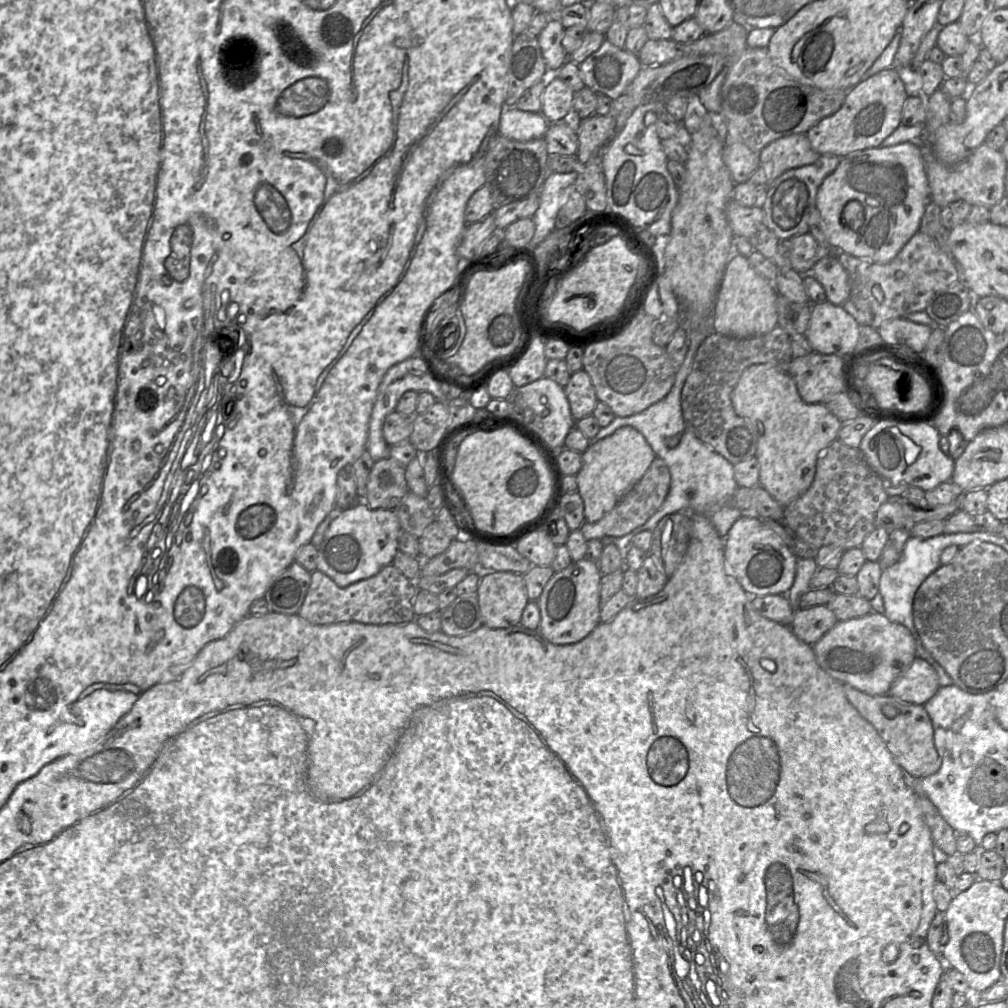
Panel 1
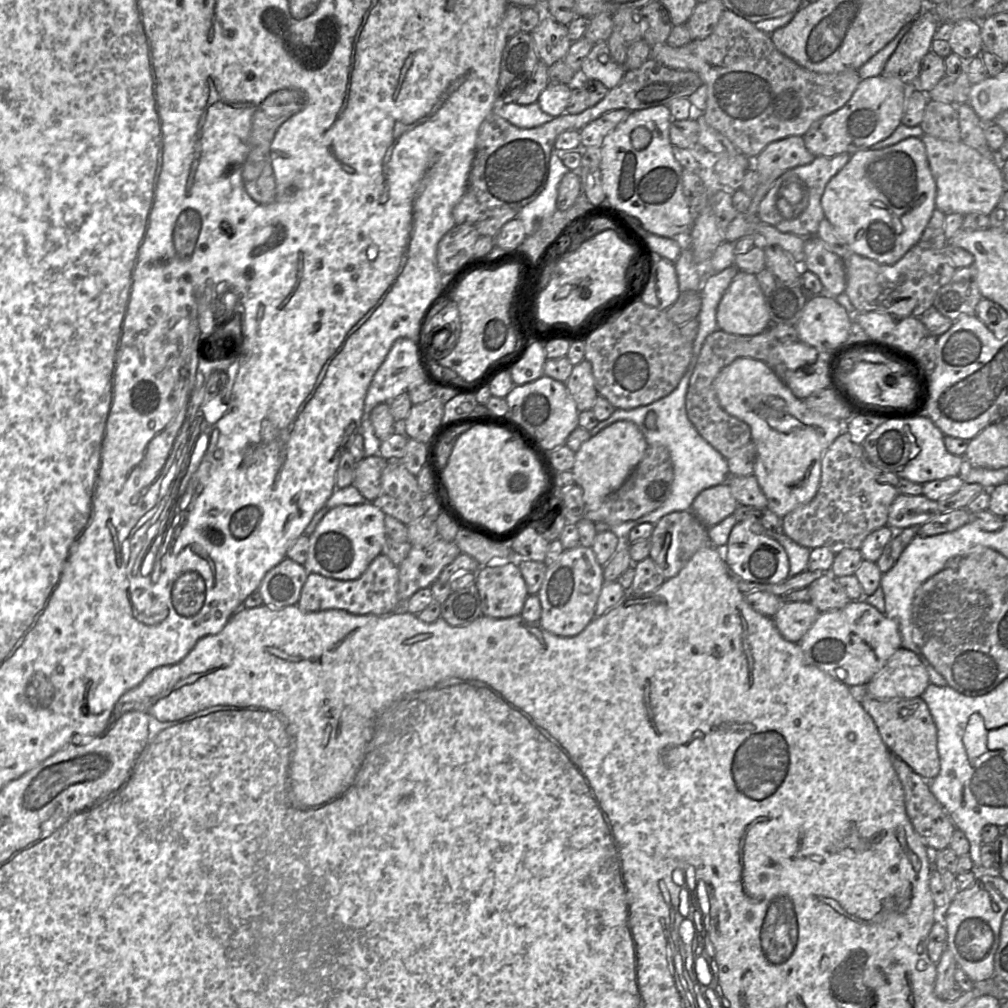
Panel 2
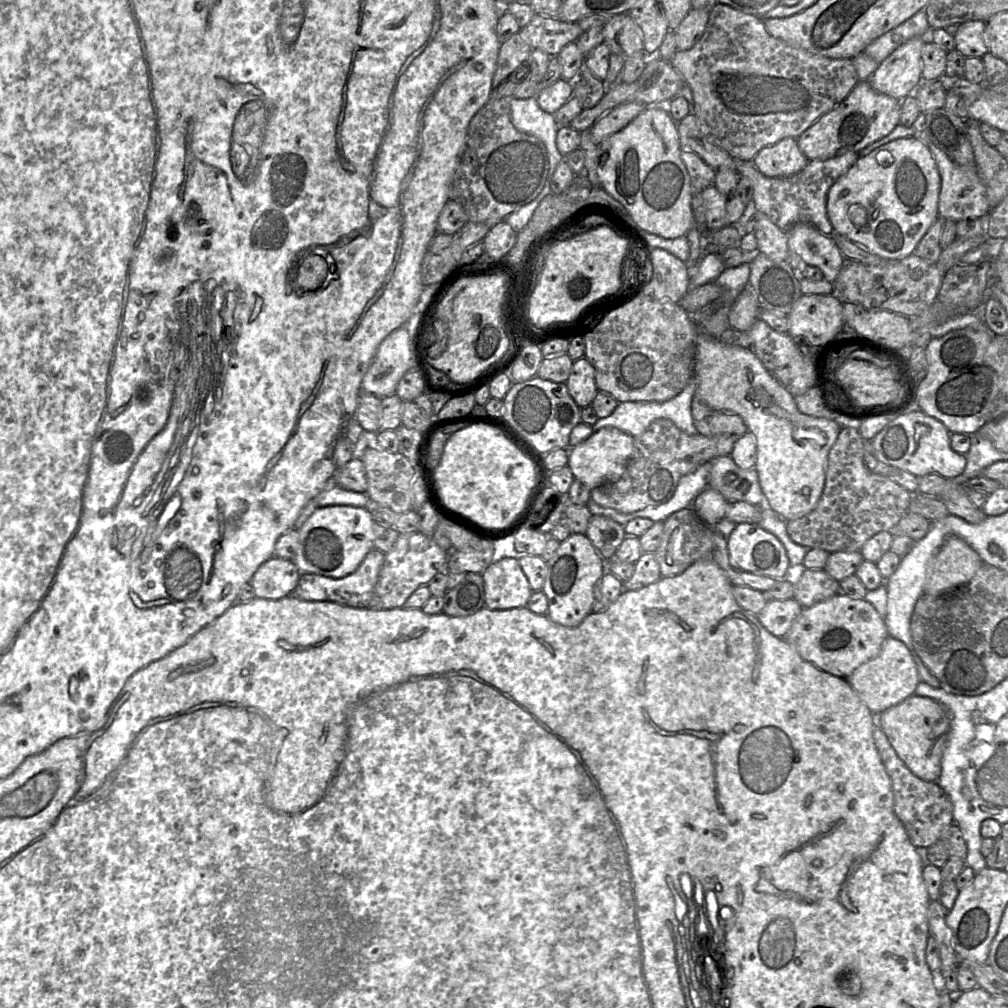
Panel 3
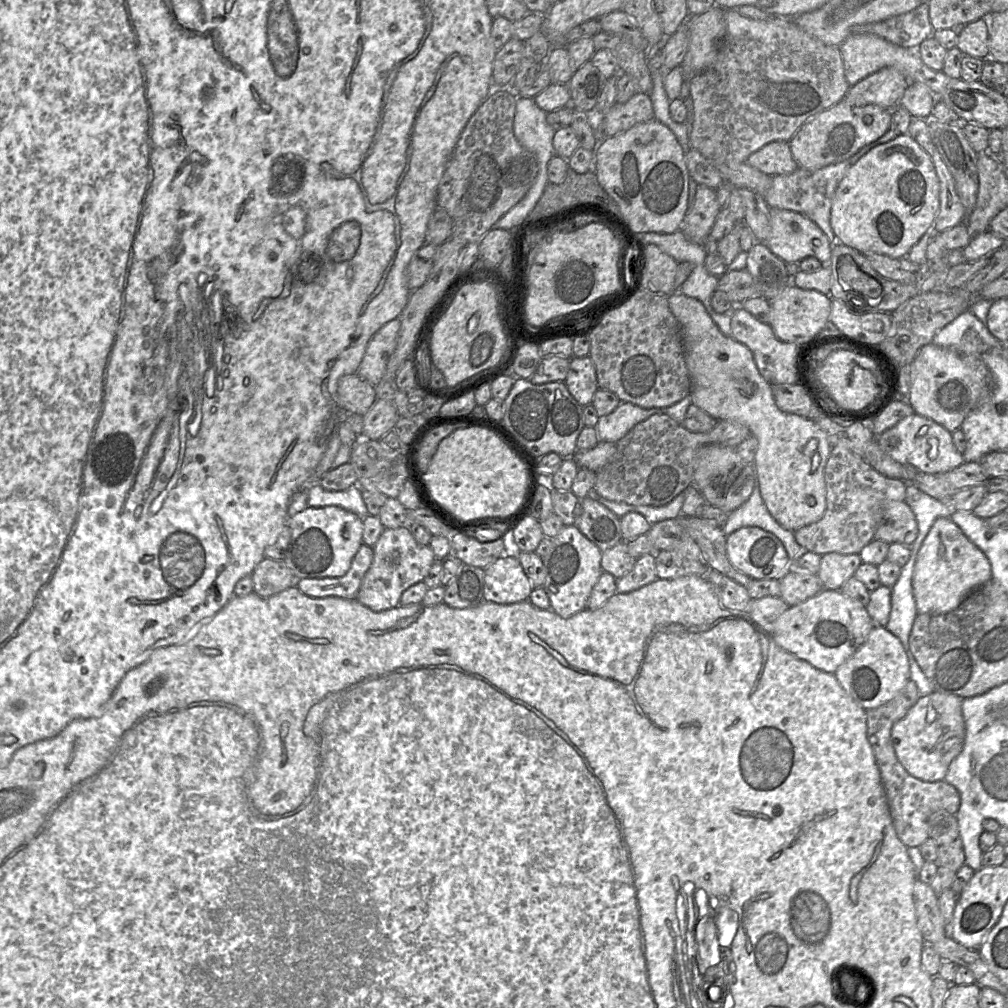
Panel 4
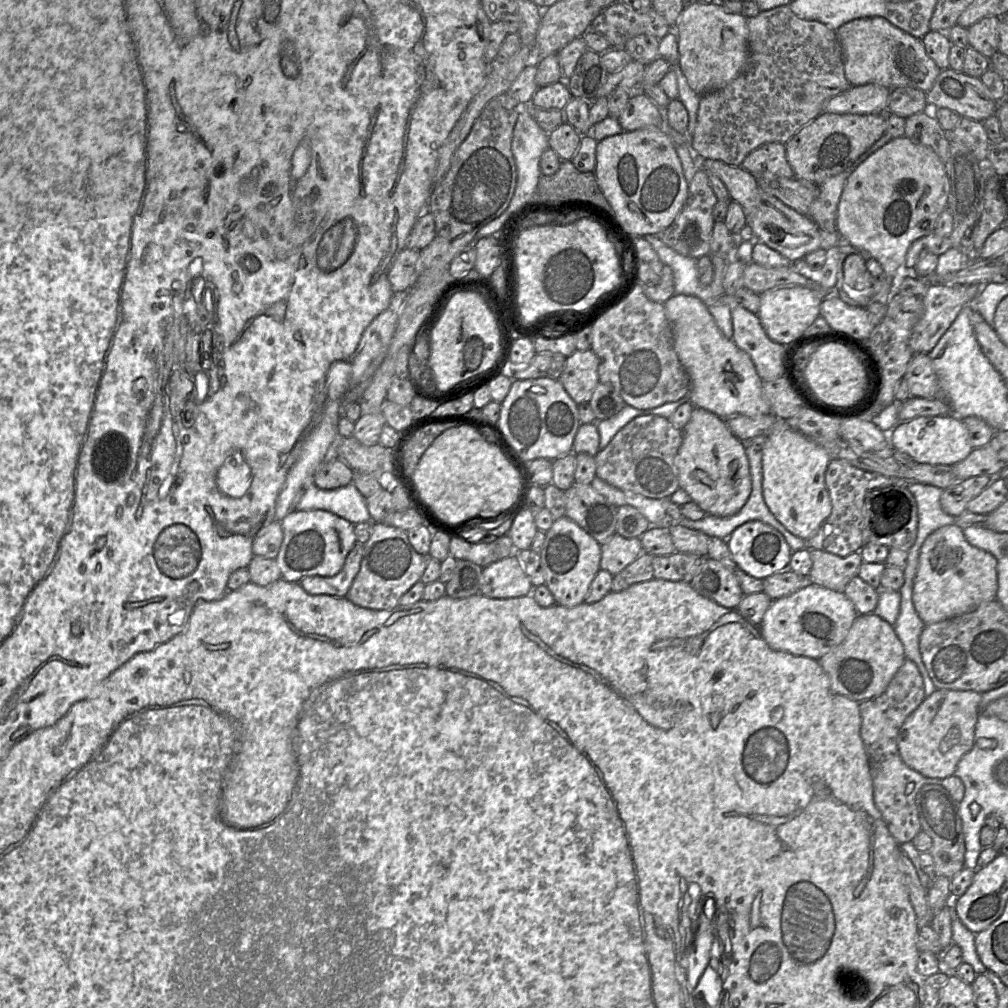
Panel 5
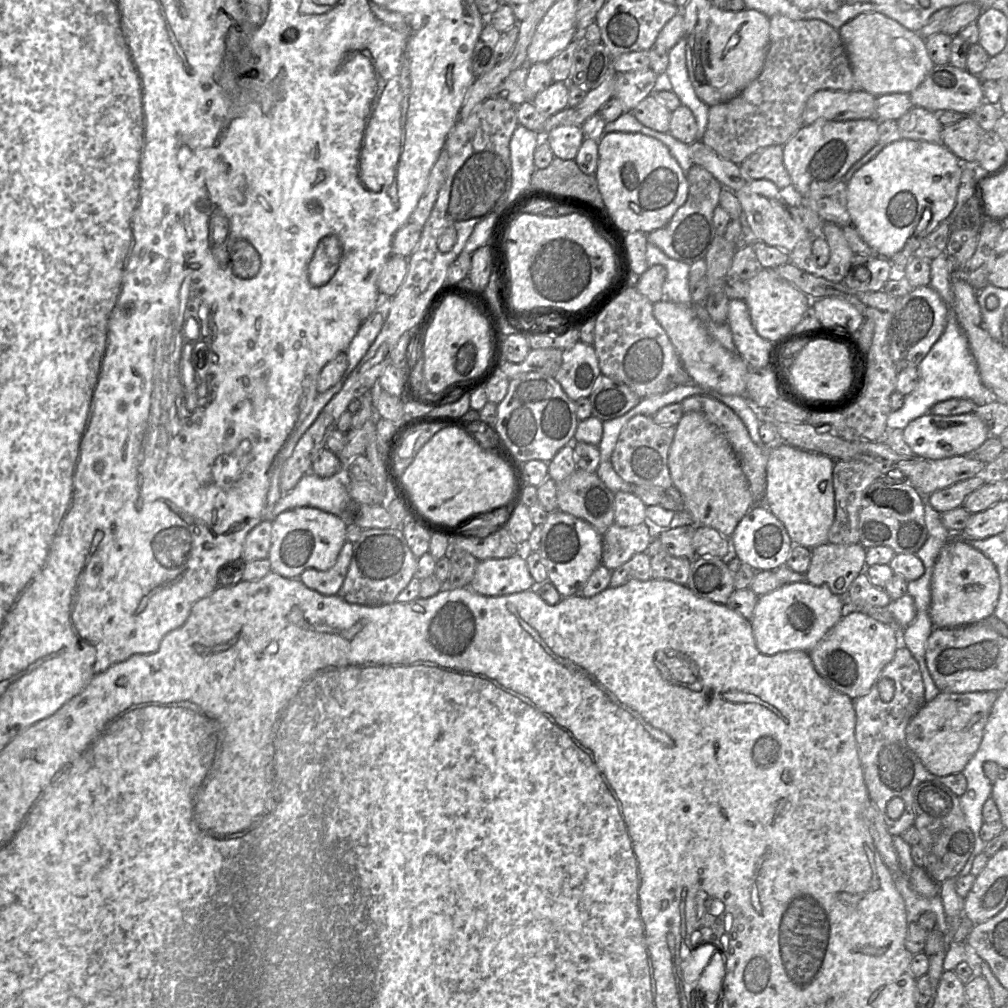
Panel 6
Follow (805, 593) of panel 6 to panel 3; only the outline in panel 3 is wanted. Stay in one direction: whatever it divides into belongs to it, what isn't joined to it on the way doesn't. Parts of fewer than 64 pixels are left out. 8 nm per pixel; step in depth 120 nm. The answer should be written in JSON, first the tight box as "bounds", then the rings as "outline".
{"bounds":[784,591,888,679],"outline":[[[840,591],[811,607],[803,608],[784,639],[805,661],[831,675],[847,679],[859,666],[880,653],[882,644],[888,636],[885,620],[872,604],[865,599],[853,599]]]}

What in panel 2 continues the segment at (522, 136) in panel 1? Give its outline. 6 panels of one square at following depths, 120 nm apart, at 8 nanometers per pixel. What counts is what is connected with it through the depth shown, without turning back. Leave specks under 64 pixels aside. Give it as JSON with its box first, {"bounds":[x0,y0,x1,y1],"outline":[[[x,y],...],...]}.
{"bounds":[492,102,554,129],"outline":[[[512,102],[503,106],[496,106],[492,112],[496,112],[500,117],[521,129],[538,127],[554,119],[541,110],[538,102],[528,105]]]}

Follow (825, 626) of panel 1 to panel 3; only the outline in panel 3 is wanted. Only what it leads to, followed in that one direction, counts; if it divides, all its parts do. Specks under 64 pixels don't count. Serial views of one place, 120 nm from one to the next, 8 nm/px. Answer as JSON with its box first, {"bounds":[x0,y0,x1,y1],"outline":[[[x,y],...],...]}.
{"bounds":[758,598,802,638],"outline":[[[794,598],[768,601],[758,619],[772,635],[784,638],[802,609]]]}

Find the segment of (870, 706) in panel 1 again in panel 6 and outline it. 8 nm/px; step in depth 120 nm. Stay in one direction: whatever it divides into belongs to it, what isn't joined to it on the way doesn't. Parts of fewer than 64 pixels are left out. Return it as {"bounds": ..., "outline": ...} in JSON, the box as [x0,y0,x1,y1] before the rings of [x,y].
{"bounds":[906,692,999,776],"outline":[[[940,692],[923,705],[906,728],[906,741],[929,772],[947,776],[964,770],[981,744],[984,728],[999,692]]]}

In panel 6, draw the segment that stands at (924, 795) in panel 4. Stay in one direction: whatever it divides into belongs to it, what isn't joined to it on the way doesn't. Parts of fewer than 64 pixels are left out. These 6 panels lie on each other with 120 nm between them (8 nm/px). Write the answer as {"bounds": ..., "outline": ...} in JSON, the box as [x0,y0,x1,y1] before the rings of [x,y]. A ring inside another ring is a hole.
{"bounds":[852,645,967,836],"outline":[[[900,645],[894,658],[883,668],[870,691],[852,700],[856,712],[855,738],[865,784],[872,803],[882,813],[888,832],[892,836],[900,836],[914,826],[914,791],[920,783],[936,780],[959,797],[965,793],[967,780],[962,772],[947,776],[932,774],[907,744],[906,728],[926,703],[919,664],[907,647]],[[882,678],[890,678],[895,683],[894,696],[889,702],[884,702],[880,698],[878,681]],[[895,797],[904,801],[904,812],[898,819],[890,818],[886,812],[889,801]]]}

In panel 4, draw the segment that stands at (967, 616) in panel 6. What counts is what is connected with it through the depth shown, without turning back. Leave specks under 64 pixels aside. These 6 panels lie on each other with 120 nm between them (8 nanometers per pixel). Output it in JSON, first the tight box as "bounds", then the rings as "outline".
{"bounds":[912,517,992,614],"outline":[[[948,517],[933,523],[918,551],[912,586],[919,614],[943,614],[956,609],[973,591],[992,578],[987,556]]]}

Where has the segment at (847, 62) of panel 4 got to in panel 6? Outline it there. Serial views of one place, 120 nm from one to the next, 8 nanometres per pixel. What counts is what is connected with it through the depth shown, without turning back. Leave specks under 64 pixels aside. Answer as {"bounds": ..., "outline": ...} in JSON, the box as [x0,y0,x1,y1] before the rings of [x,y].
{"bounds":[839,13,935,97],"outline":[[[862,13],[845,23],[839,34],[857,83],[876,97],[890,93],[910,94],[935,66],[926,49],[926,39],[882,13]]]}

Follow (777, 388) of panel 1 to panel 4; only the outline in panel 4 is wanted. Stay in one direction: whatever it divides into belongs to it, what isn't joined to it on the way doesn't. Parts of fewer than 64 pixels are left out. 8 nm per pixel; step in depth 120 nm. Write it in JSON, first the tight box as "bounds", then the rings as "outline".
{"bounds":[667,291,832,532],"outline":[[[680,291],[667,298],[670,310],[682,329],[686,366],[691,378],[692,404],[718,421],[744,424],[758,440],[754,461],[757,482],[770,514],[781,526],[795,532],[820,520],[827,508],[825,467],[832,451],[826,432],[815,421],[783,412],[777,407],[772,386],[760,374],[752,352],[733,337],[723,335],[699,300]]]}

